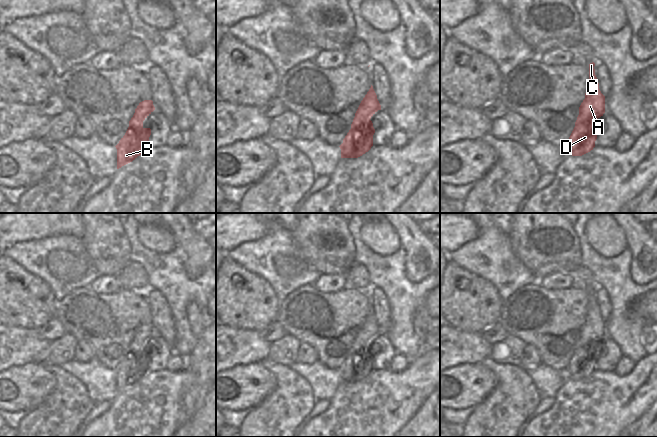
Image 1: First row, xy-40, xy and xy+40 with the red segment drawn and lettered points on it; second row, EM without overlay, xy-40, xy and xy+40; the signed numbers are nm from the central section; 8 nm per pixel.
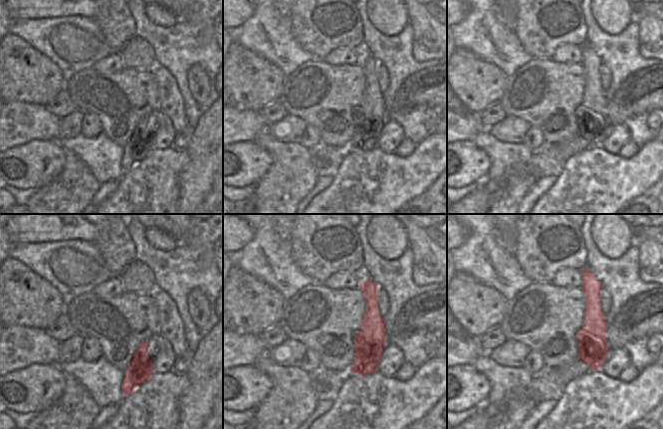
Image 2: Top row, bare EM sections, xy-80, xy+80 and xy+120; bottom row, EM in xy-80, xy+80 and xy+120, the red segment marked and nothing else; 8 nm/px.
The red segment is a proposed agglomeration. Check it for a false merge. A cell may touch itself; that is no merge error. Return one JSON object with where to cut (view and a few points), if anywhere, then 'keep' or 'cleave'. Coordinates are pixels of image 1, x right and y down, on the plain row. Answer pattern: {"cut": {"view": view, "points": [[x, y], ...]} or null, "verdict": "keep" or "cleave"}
{"cut": null, "verdict": "keep"}

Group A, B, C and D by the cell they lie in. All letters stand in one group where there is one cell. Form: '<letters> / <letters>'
A B C D

